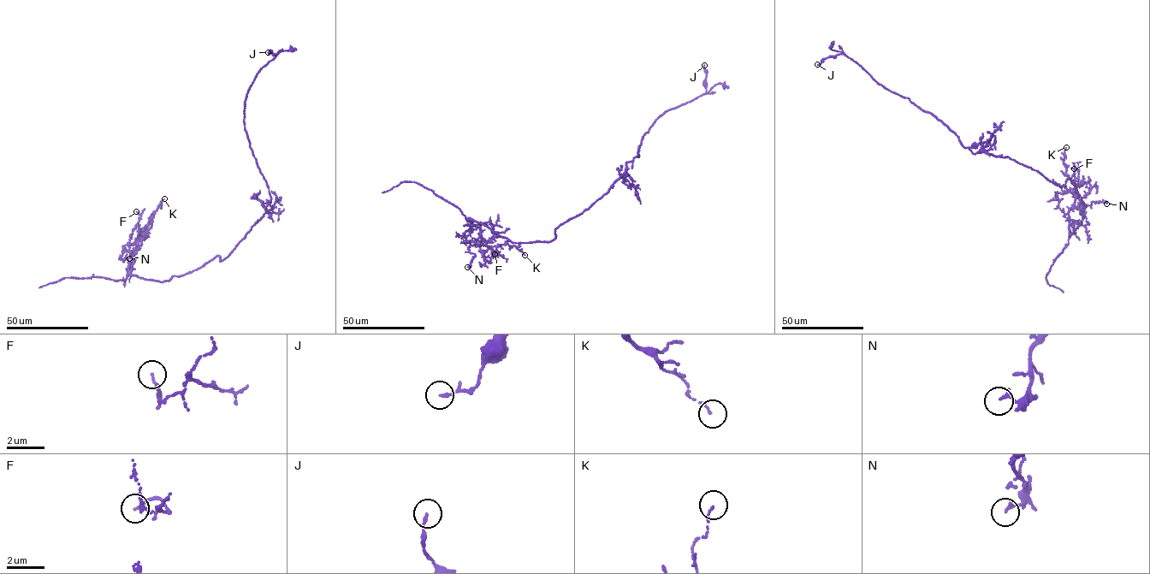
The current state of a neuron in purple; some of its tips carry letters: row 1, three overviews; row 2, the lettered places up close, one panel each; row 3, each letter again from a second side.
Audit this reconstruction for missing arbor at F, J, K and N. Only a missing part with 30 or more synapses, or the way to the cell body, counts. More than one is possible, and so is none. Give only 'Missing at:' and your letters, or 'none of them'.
Missing at: none of them

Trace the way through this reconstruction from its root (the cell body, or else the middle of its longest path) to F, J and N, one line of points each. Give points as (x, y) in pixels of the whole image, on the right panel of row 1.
F: (1021, 163), (1055, 185), (1073, 182), (1085, 206), (1069, 236), (1069, 211), (1081, 208), (1074, 168)
J: (1021, 163), (983, 151), (974, 154), (942, 121), (908, 98), (883, 87), (843, 53), (824, 58), (817, 64)
N: (1021, 163), (1055, 185), (1073, 182), (1085, 206), (1069, 236), (1070, 210), (1106, 204)

